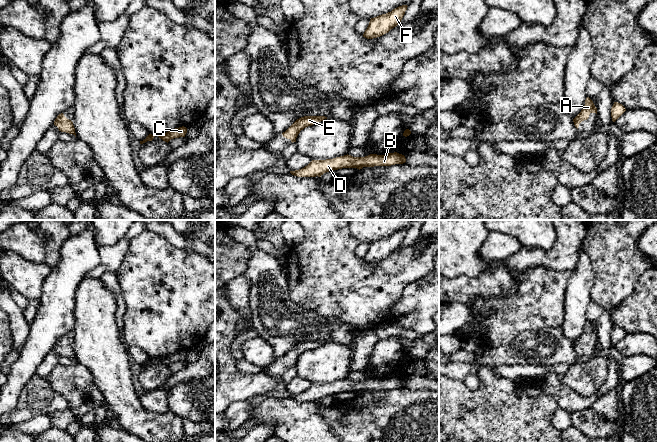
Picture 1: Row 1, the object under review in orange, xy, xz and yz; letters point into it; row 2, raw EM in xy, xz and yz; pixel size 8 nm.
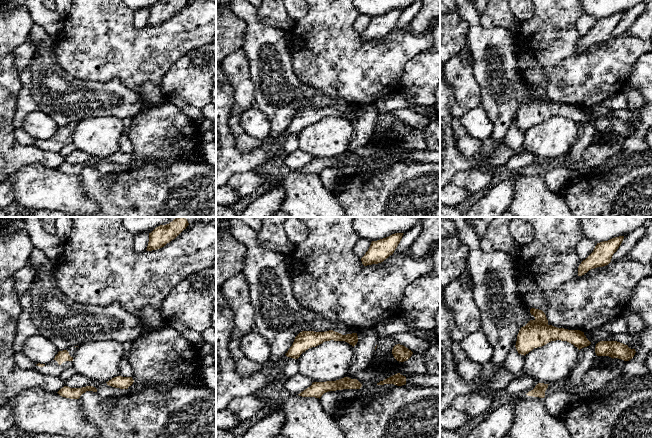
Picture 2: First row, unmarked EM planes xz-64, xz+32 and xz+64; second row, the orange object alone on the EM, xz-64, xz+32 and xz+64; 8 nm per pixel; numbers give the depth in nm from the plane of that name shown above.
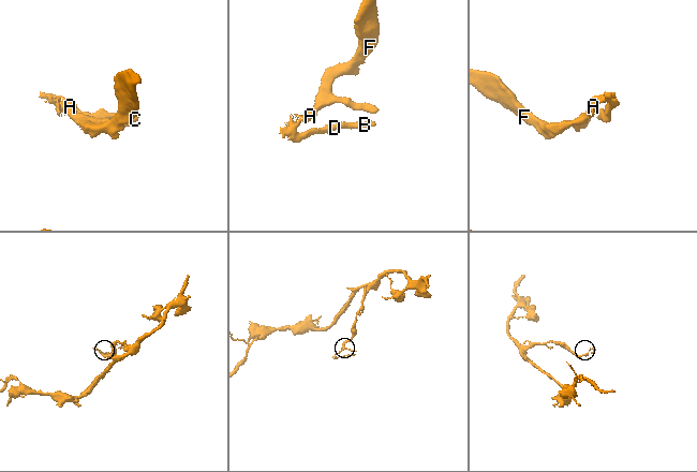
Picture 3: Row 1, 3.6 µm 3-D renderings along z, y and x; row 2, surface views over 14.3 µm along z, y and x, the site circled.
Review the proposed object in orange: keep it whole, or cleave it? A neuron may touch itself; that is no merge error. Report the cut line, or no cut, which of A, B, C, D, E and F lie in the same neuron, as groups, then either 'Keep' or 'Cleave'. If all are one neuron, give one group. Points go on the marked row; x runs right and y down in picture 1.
No split. Groups: A B C D E F. Keep

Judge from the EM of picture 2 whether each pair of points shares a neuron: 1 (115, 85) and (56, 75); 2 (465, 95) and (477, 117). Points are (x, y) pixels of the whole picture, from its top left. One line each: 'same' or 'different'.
1: same
2: different

